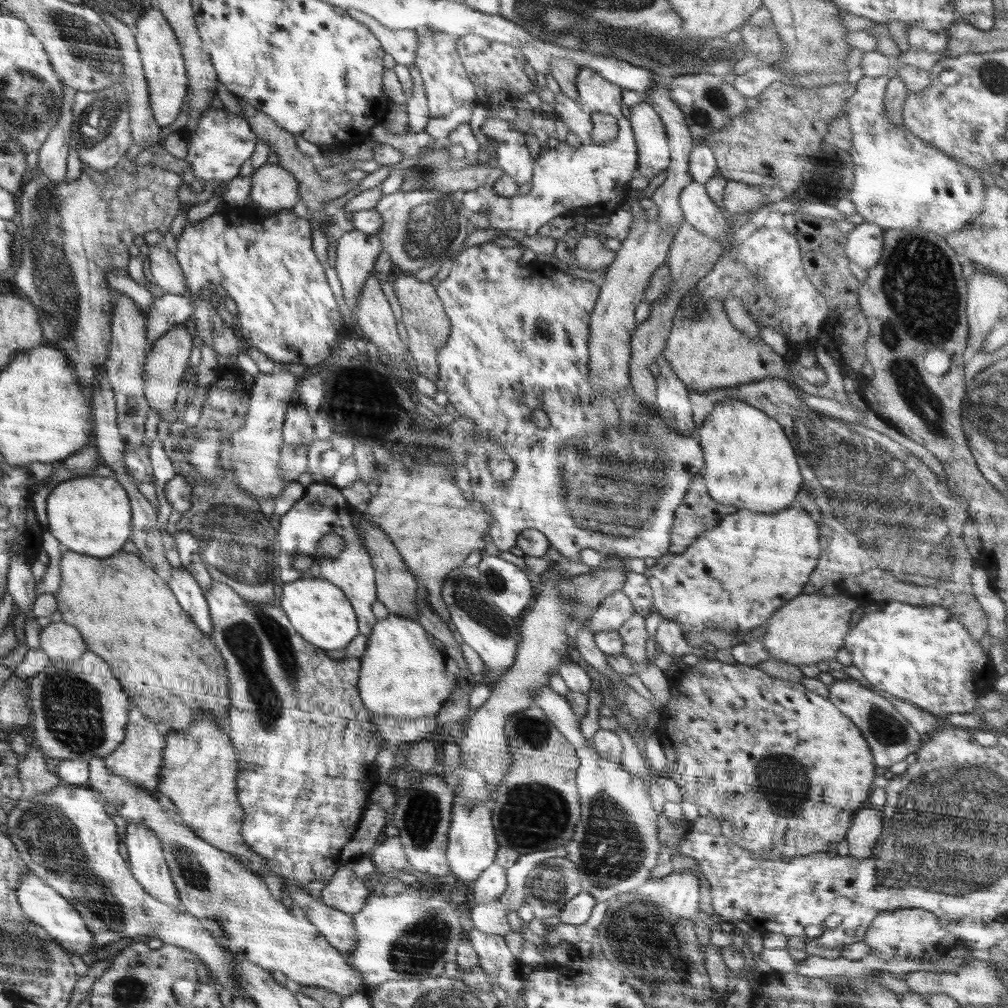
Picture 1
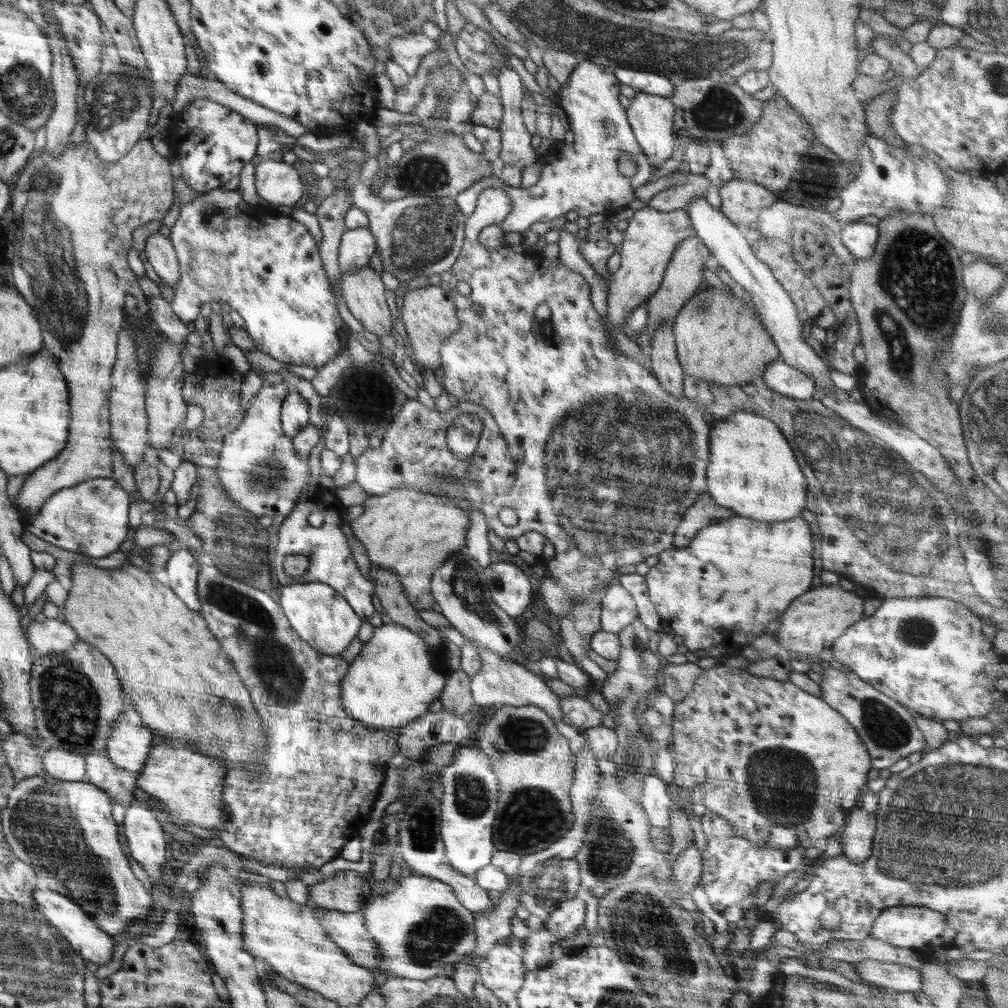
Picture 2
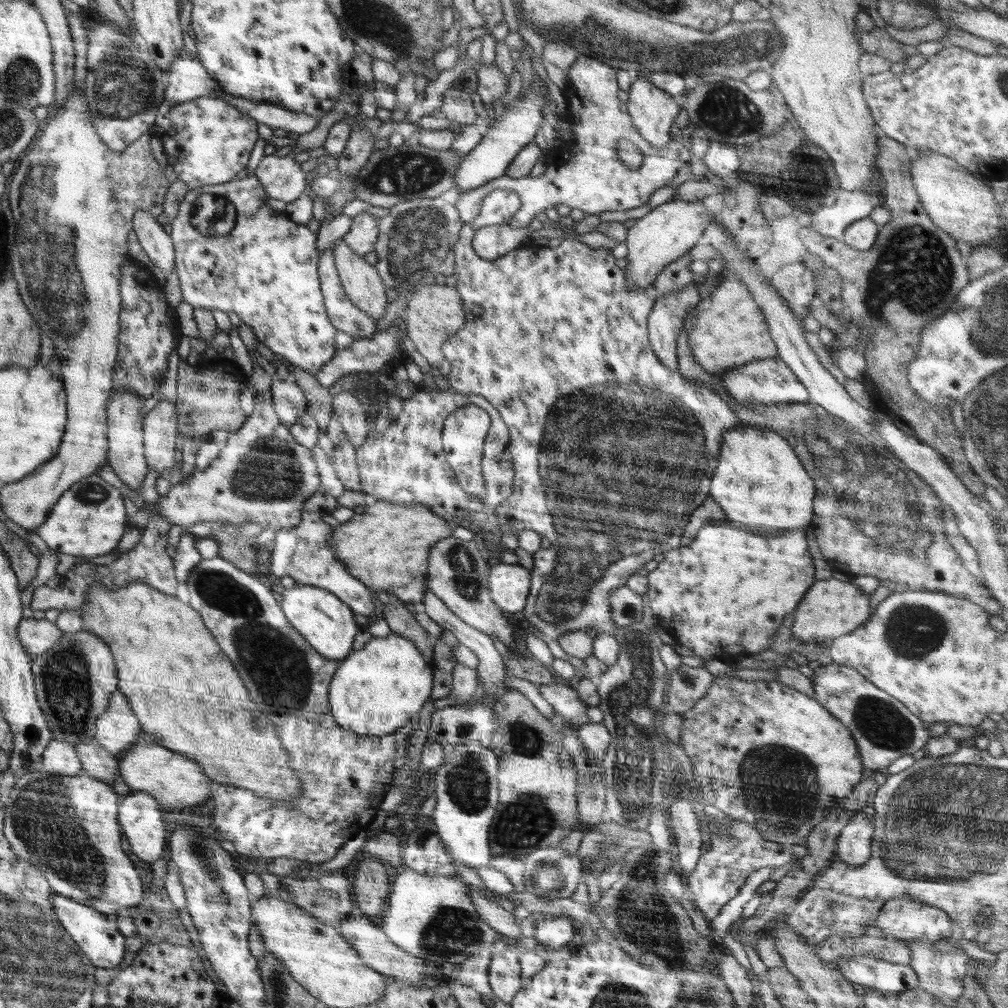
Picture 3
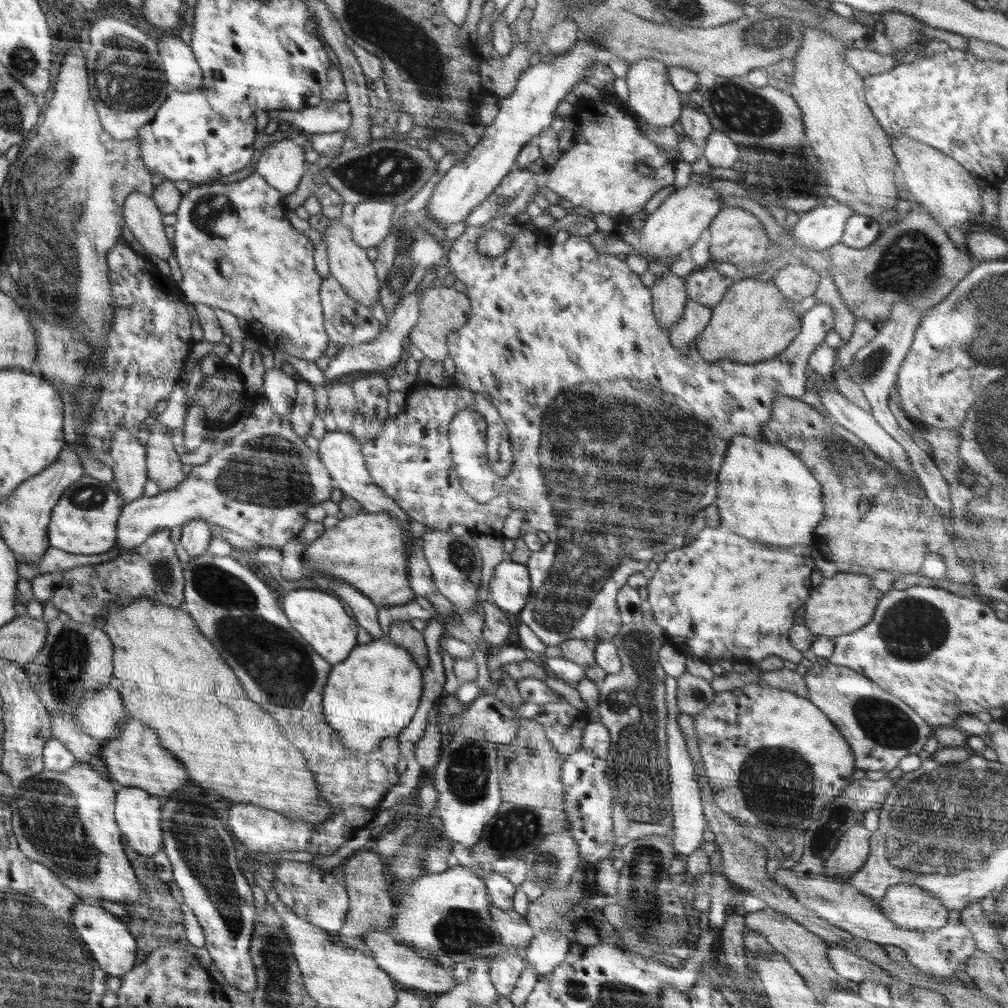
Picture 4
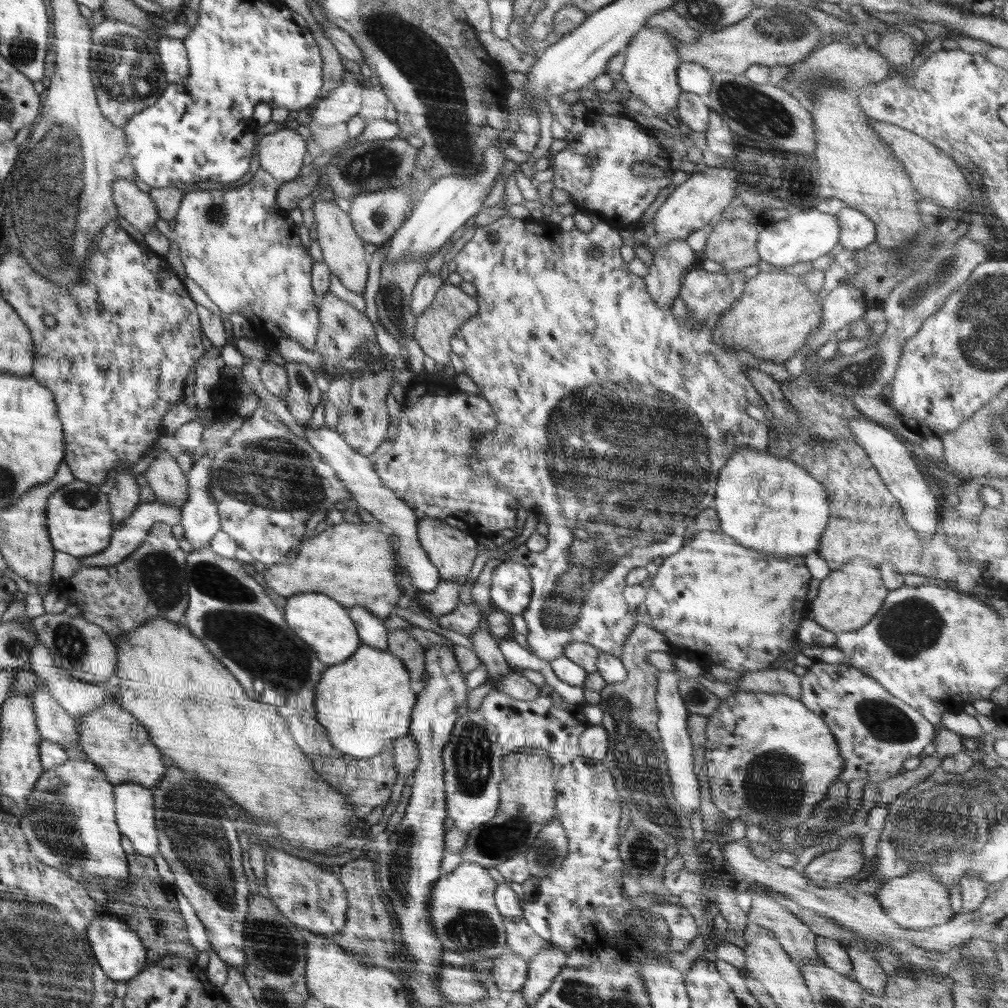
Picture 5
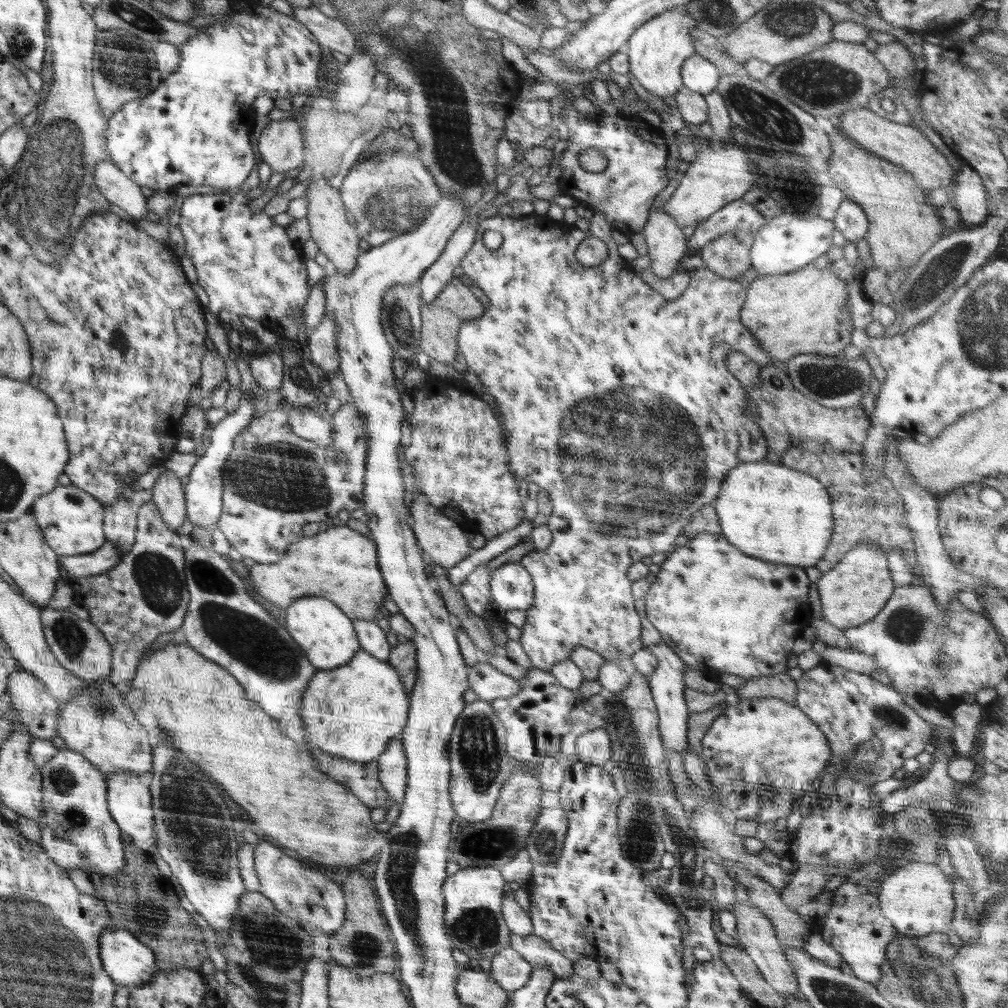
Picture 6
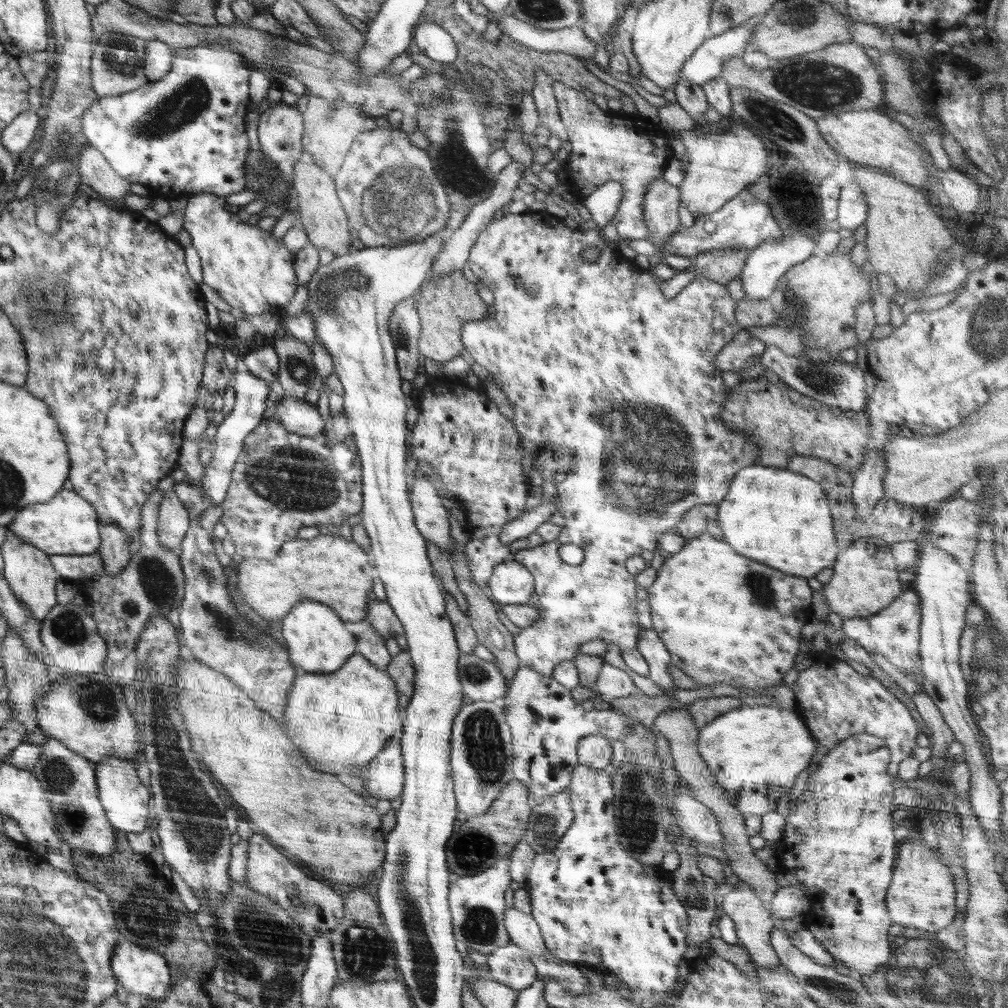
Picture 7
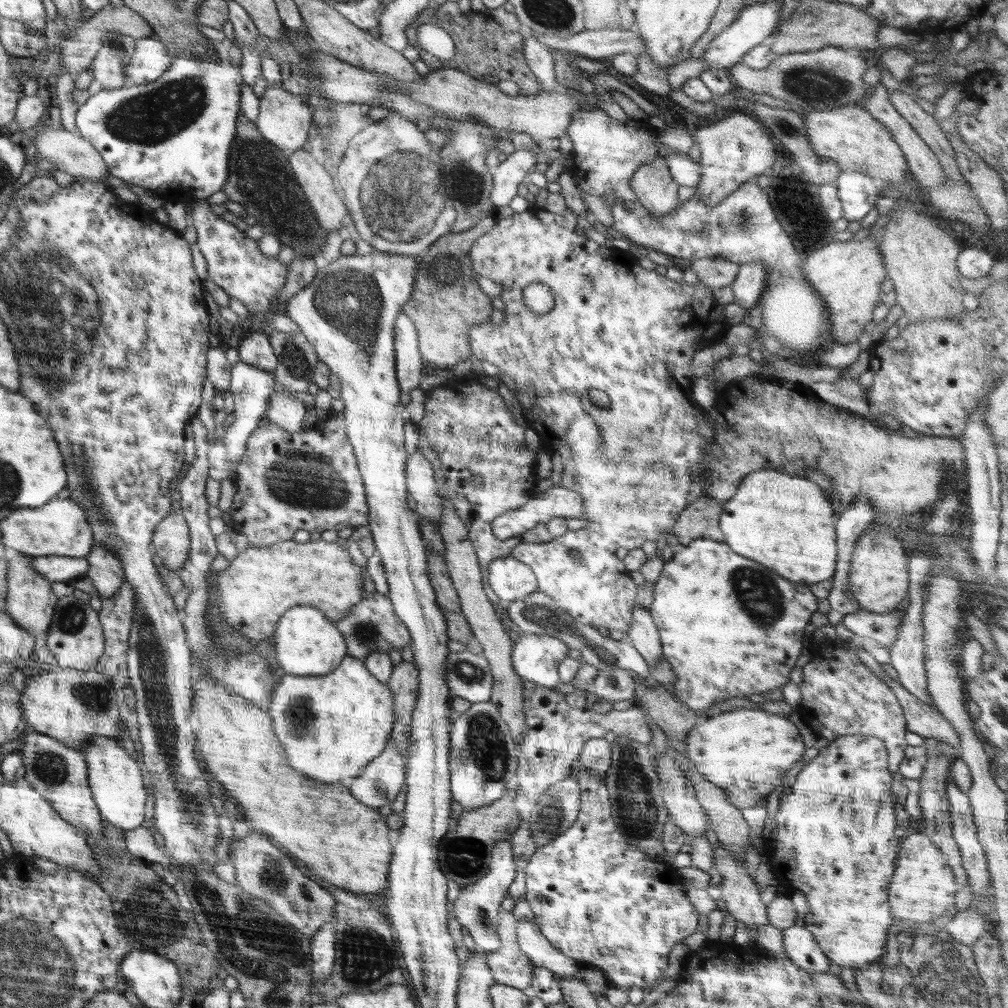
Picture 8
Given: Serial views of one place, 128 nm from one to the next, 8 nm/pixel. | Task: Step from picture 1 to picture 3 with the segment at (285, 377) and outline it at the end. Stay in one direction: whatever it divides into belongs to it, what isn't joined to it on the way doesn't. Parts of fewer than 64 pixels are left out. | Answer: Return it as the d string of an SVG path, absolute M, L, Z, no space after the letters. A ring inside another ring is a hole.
M269 390L256 394L254 409L244 424L234 431L218 456L203 471L197 469L180 483L171 486L169 492L158 498L156 511L170 524L181 528L197 522L220 522L244 524L257 522L264 529L280 529L296 527L302 521L303 504L314 492L320 489L320 476L311 449L298 444L288 426L284 426L272 405L272 393Z

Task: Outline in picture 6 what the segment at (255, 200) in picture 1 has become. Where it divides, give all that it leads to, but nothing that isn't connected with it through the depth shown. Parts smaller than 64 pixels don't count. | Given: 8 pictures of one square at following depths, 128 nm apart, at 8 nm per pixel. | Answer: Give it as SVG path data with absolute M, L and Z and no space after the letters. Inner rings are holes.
M294 119L270 121L260 135L258 152L273 172L282 174L299 169L307 155L297 122Z

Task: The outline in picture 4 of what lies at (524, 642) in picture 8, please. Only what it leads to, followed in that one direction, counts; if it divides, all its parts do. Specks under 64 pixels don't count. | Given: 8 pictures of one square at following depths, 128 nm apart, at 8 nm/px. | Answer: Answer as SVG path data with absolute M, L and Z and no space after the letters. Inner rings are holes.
M497 214L487 224L481 226L467 226L462 235L454 241L449 251L449 263L454 276L466 285L464 294L470 300L472 314L466 324L448 335L449 357L454 360L456 371L452 378L455 386L472 390L486 397L498 410L499 415L508 427L509 442L512 451L512 466L506 478L498 474L488 478L490 484L482 484L478 478L476 456L470 456L470 444L466 436L456 436L454 428L448 428L448 441L453 468L461 480L461 486L476 502L482 504L498 496L504 496L513 510L520 510L524 516L523 526L527 525L534 532L542 530L547 533L550 541L540 550L532 552L526 569L531 580L530 597L524 609L519 612L520 620L528 626L535 636L540 638L544 645L559 646L566 640L580 638L581 640L595 640L599 642L613 641L618 635L621 626L620 611L616 605L616 596L619 589L626 585L630 576L642 573L656 554L667 553L685 545L686 528L690 528L690 520L698 516L698 510L714 504L717 496L717 476L722 461L726 456L728 445L732 437L746 435L757 441L763 440L762 424L770 420L776 394L786 398L798 399L806 392L806 369L808 359L816 346L824 343L828 331L834 328L834 310L828 304L814 305L809 311L803 312L800 334L794 337L787 350L774 359L764 362L745 364L721 360L714 363L704 363L700 352L696 350L696 340L690 342L690 350L678 352L670 344L670 332L666 332L654 318L652 306L652 291L645 287L642 278L628 268L626 262L616 255L601 254L590 242L588 235L572 235L564 243L554 241L554 236L548 236L541 230L524 235L521 232L525 224L520 224L516 218L508 214ZM488 230L500 230L512 235L510 248L490 258L478 252L478 237ZM711 266L694 270L685 279L692 300L708 308L715 307L726 294L726 289L736 281L732 277L718 273L717 269Z

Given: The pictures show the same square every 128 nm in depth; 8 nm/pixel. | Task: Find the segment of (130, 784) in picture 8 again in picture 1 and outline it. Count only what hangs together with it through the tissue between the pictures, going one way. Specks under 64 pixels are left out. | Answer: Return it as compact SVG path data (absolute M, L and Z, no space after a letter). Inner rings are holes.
M128 821L124 843L128 849L130 872L137 878L138 884L141 884L142 888L144 888L150 896L154 896L156 900L176 908L179 904L179 894L166 864L162 844L154 832L152 832L146 824L142 824L142 822Z

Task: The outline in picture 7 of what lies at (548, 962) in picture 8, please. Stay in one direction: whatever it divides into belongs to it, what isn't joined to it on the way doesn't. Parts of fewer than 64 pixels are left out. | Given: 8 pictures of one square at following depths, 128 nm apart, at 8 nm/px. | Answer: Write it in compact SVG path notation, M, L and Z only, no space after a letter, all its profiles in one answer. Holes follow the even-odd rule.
M511 907L505 910L504 926L512 943L520 945L530 954L548 955L550 950L542 938L538 923L531 914L526 914Z

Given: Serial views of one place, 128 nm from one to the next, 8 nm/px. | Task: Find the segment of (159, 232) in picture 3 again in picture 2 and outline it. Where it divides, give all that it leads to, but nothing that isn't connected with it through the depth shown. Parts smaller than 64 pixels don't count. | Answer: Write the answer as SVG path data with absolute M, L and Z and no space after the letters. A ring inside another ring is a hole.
M153 233L145 240L143 258L148 268L156 272L163 285L174 287L180 280L180 267L171 240L161 233Z

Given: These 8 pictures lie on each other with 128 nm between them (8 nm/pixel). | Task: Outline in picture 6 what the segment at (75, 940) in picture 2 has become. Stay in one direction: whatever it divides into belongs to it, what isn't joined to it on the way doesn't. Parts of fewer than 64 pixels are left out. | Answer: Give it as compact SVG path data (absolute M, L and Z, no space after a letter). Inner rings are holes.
M112 922L102 931L100 957L112 981L128 988L144 985L158 971L152 950Z

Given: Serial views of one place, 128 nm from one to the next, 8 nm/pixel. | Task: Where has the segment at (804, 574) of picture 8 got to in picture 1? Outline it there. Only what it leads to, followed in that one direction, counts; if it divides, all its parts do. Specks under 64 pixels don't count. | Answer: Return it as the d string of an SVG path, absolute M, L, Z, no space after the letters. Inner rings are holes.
M736 399L718 401L712 407L710 415L704 419L704 423L697 427L697 440L704 452L704 467L701 473L706 478L705 485L710 498L722 504L768 513L782 510L794 500L802 484L802 477L793 444L782 425L762 409Z

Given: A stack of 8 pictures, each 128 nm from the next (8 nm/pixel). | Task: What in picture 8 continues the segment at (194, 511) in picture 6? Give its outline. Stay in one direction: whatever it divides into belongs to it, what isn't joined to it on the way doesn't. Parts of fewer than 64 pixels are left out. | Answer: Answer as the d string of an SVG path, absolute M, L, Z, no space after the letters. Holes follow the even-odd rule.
M238 362L232 366L229 390L234 397L234 421L232 425L226 427L224 435L220 438L221 442L224 442L224 448L226 448L226 454L228 454L228 462L234 464L230 465L230 472L232 472L230 473L230 479L236 474L237 465L244 454L248 438L258 428L258 422L264 417L268 402L275 398L274 381L275 375L273 372L260 370L260 368L245 364L244 362Z

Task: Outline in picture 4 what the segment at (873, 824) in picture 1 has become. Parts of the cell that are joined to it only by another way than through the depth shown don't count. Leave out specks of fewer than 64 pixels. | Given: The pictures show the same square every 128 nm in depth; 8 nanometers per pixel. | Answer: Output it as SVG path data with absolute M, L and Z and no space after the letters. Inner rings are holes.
M858 823L846 829L839 838L836 849L826 858L822 874L832 876L856 873L869 858L871 852L872 831L866 829L863 823Z

